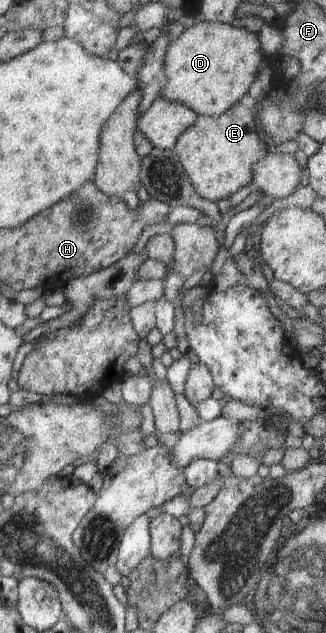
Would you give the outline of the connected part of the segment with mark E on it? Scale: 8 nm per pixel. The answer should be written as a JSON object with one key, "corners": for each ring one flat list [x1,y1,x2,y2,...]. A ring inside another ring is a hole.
{"corners":[[241,102,231,106,223,115,198,115,173,147,194,190,206,200,217,202,230,198,239,188,253,182,251,166,262,160,268,148,258,136,255,118,250,108]]}

